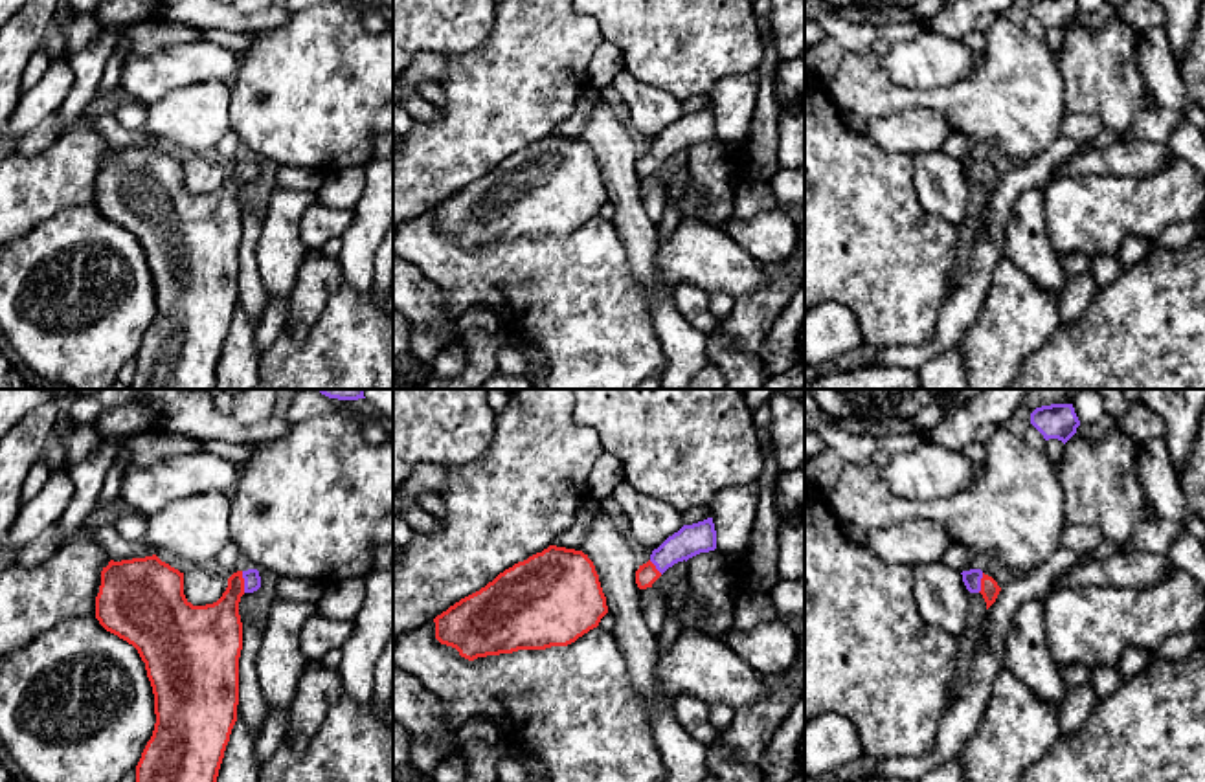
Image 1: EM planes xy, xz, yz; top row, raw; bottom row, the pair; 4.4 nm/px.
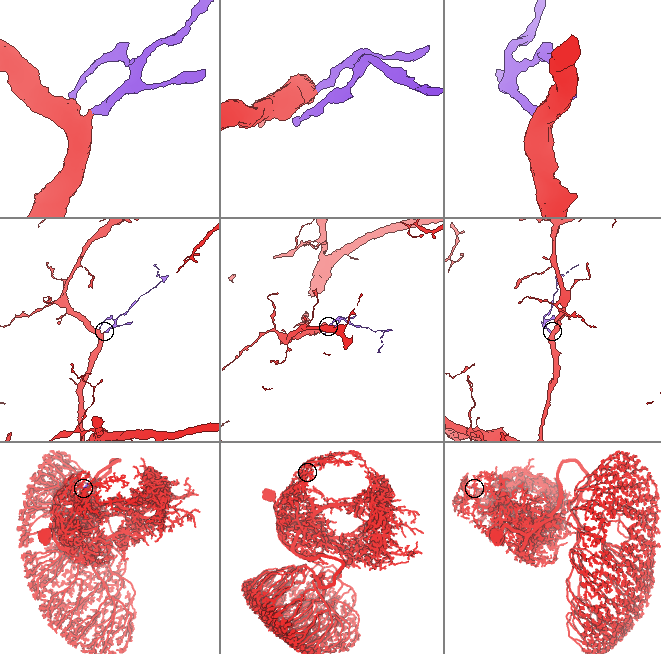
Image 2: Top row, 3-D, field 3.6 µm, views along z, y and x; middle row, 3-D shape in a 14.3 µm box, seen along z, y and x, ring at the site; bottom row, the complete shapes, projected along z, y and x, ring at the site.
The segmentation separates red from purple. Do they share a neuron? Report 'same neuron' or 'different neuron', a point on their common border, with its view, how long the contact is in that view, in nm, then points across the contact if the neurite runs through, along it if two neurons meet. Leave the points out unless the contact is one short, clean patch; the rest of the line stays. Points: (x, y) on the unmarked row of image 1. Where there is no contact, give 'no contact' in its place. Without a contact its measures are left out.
same neuron; meets red in xy at (243, 171); contact 100 nm long; runs through xy (215, 221), (232, 182), (243, 171), (252, 169)

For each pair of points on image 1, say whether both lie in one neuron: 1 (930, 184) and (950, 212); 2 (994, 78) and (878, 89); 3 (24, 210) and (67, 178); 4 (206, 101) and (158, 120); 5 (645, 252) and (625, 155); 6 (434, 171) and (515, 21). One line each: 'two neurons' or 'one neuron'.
1: one neuron
2: one neuron
3: one neuron
4: one neuron
5: one neuron
6: one neuron

